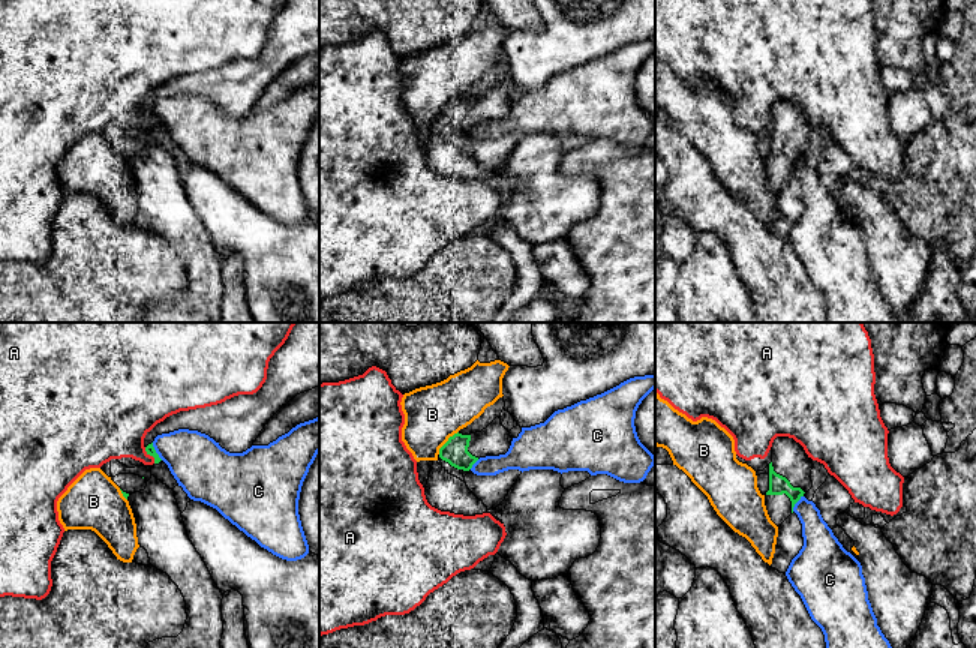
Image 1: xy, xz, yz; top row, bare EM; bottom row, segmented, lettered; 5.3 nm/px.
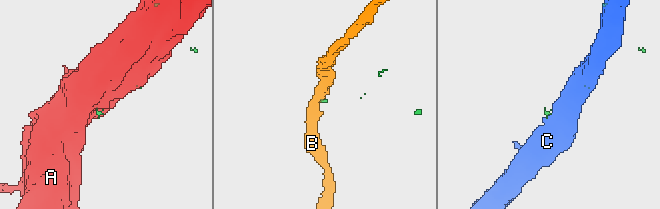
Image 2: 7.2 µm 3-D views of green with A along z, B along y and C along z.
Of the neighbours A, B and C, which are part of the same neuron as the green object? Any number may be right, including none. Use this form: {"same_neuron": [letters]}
{"same_neuron": []}

